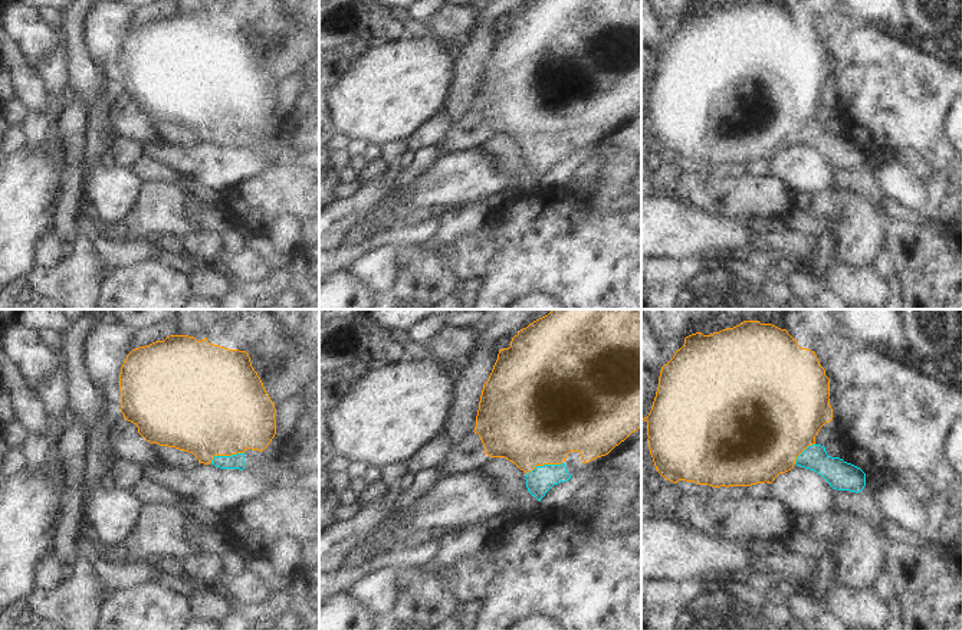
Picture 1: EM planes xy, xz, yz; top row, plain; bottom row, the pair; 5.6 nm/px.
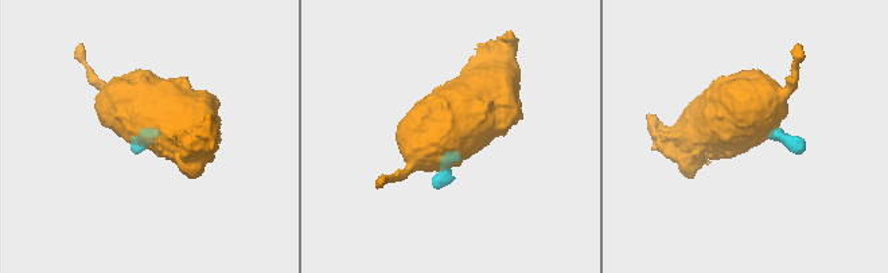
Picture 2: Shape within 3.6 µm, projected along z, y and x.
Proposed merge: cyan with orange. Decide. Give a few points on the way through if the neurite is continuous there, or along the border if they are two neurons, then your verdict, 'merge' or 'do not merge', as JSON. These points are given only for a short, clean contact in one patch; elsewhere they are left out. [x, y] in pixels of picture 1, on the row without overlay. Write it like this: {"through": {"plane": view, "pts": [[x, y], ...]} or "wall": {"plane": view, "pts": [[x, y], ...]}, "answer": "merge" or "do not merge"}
{"through": {"plane": "xz", "pts": [[541, 157], [544, 143], [532, 112], [532, 99]]}, "answer": "merge"}

